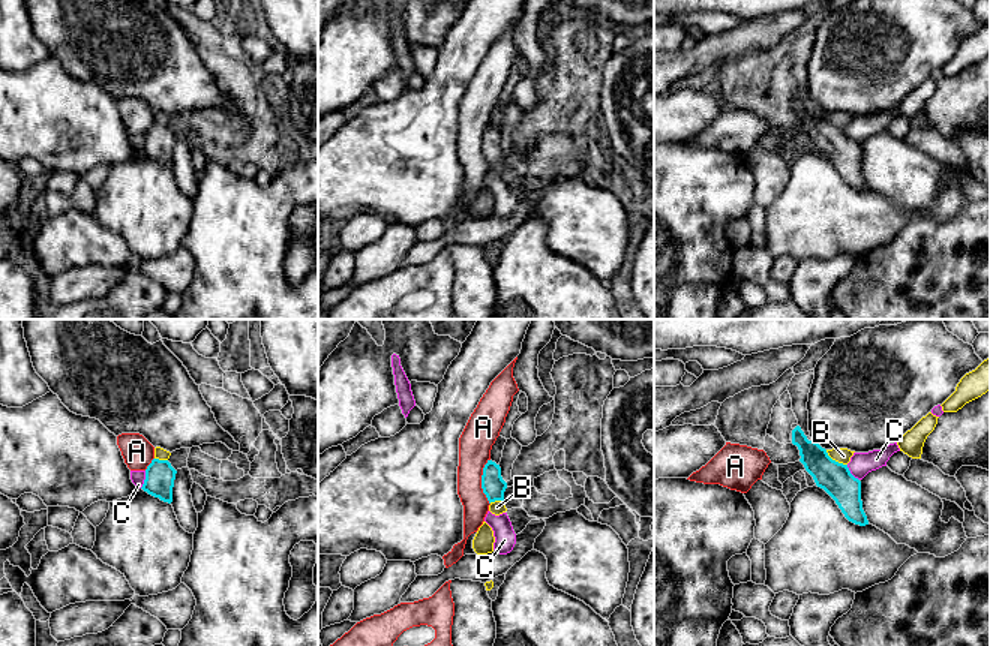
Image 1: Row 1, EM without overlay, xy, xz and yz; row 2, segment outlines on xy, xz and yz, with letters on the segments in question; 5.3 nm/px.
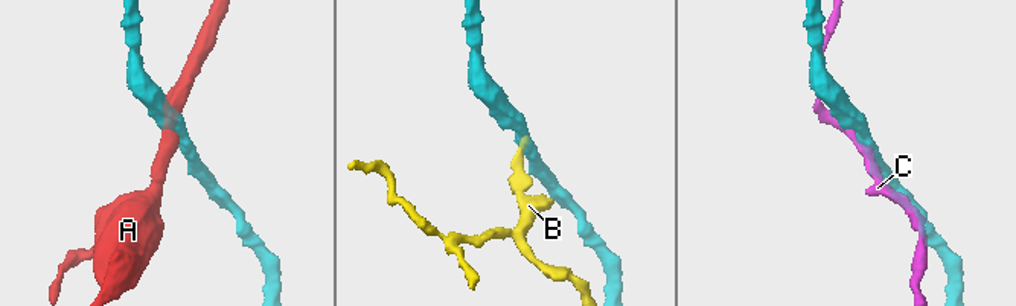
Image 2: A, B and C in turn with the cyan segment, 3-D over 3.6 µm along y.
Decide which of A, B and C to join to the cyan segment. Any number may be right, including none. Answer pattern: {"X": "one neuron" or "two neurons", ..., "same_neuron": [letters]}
{"A": "two neurons", "B": "two neurons", "C": "two neurons", "same_neuron": []}

